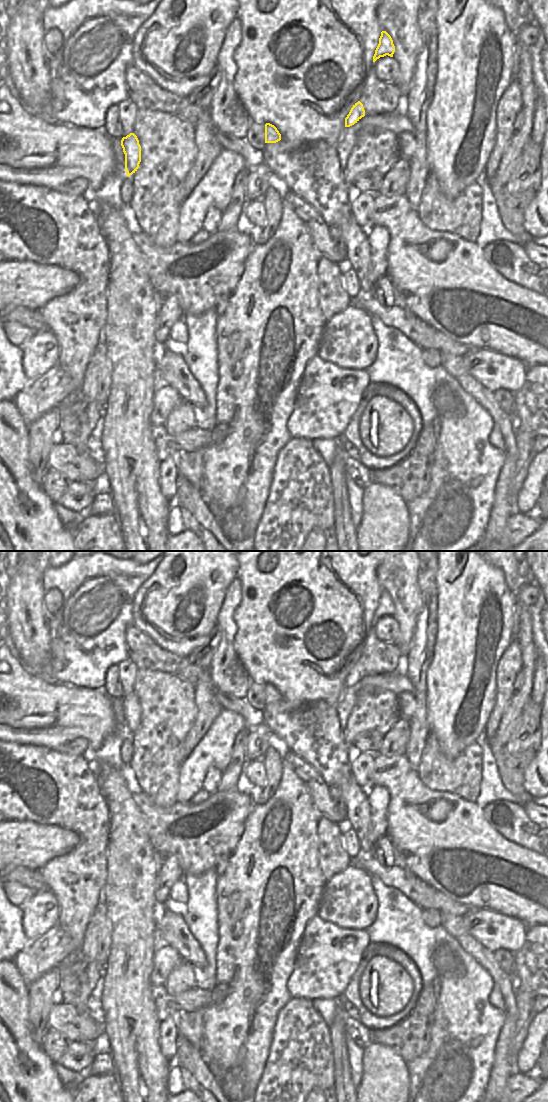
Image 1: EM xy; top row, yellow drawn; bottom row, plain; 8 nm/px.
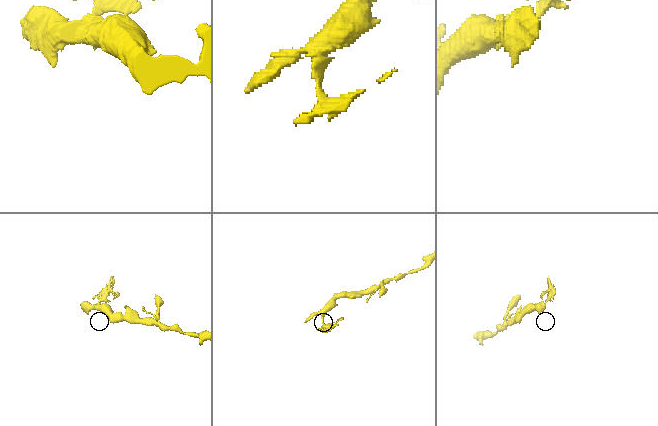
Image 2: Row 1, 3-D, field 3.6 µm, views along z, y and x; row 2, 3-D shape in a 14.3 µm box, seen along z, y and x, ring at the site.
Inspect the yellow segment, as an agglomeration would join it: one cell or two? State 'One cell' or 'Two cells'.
One cell

